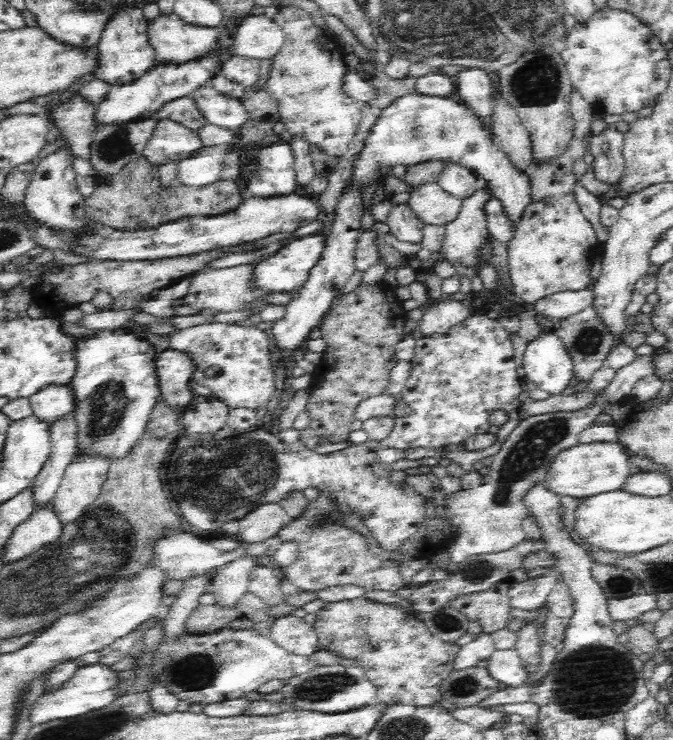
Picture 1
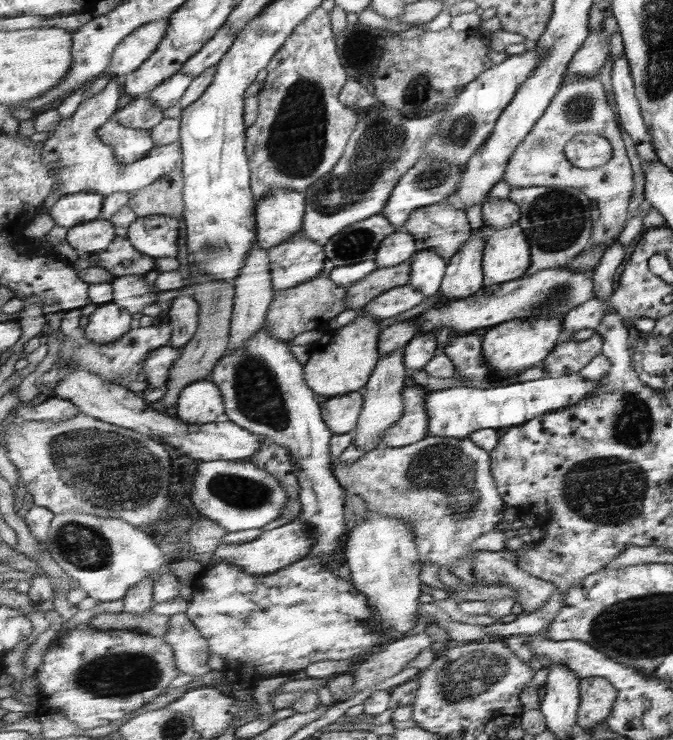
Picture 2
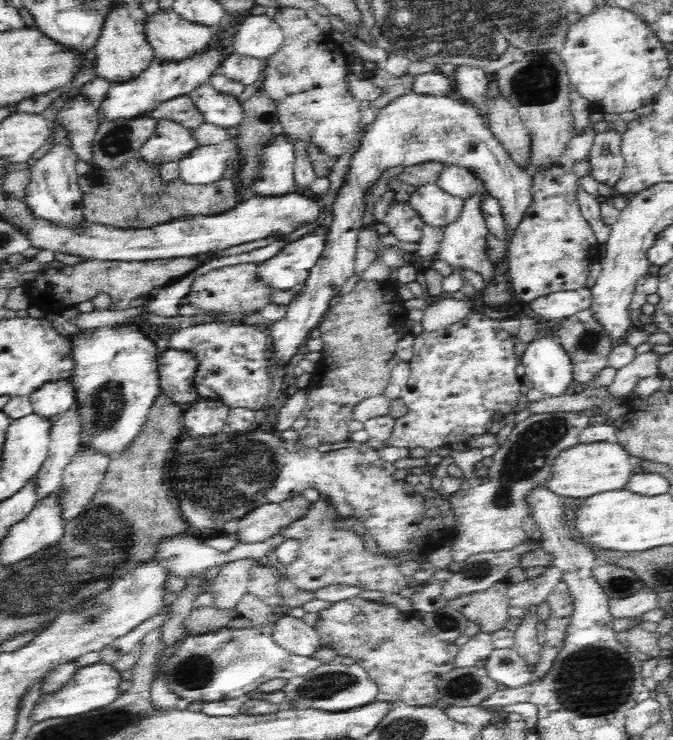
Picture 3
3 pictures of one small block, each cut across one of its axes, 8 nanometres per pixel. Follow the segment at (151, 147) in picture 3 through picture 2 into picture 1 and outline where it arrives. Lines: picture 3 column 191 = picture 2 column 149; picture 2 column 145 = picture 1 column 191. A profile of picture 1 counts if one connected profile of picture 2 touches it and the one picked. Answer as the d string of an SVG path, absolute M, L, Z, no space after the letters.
M164 118L157 122L143 150L143 156L159 167L170 162L179 163L184 159L196 158L196 154L206 148L197 131Z

